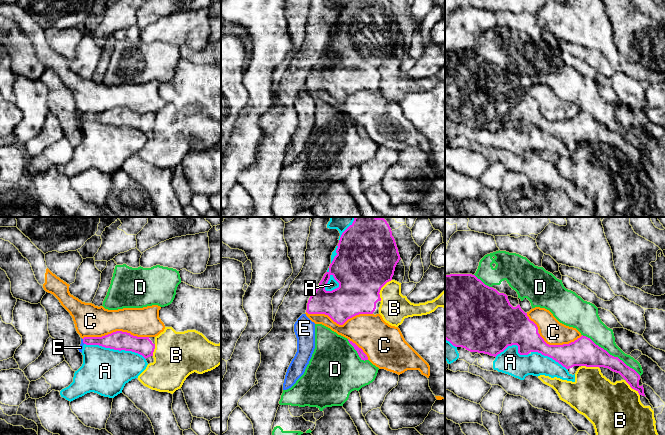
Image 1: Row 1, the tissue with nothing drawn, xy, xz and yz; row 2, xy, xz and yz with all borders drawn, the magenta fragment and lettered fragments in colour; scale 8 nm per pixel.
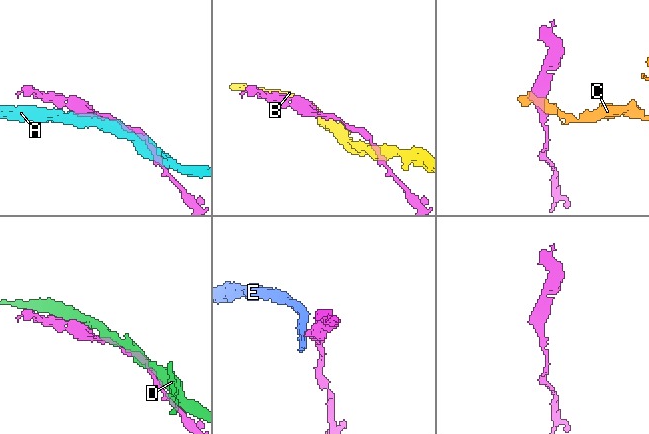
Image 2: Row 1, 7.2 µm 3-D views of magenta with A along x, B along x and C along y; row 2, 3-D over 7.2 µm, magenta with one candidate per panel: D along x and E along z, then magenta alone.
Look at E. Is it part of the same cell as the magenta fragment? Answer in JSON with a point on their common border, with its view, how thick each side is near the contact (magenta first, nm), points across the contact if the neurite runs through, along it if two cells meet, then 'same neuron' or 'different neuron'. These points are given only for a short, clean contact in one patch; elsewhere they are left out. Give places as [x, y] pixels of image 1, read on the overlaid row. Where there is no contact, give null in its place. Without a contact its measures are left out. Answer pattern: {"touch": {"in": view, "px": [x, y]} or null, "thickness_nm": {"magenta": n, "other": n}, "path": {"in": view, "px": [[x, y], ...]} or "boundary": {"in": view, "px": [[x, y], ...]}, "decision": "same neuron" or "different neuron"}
{"touch": {"in": "xy", "px": [83, 341]}, "thickness_nm": {"magenta": 130, "other": 40}, "boundary": {"in": "xy", "px": [[82, 339], [84, 343]]}, "decision": "different neuron"}

